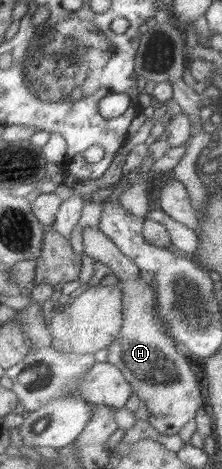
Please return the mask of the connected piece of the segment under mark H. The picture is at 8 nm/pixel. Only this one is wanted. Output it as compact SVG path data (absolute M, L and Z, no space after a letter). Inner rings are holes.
M86 227L83 230L84 251L93 260L97 260L106 266L112 275L118 277L118 286L124 290L124 325L119 337L109 346L108 363L116 365L126 377L126 380L133 386L139 400L142 400L149 412L149 423L162 435L176 435L182 431L182 427L188 421L195 420L200 410L205 407L200 376L196 373L191 360L186 357L185 349L174 337L170 336L168 325L164 325L160 313L158 313L158 295L155 293L155 285L140 280L140 267L130 257L106 236L99 227Z

